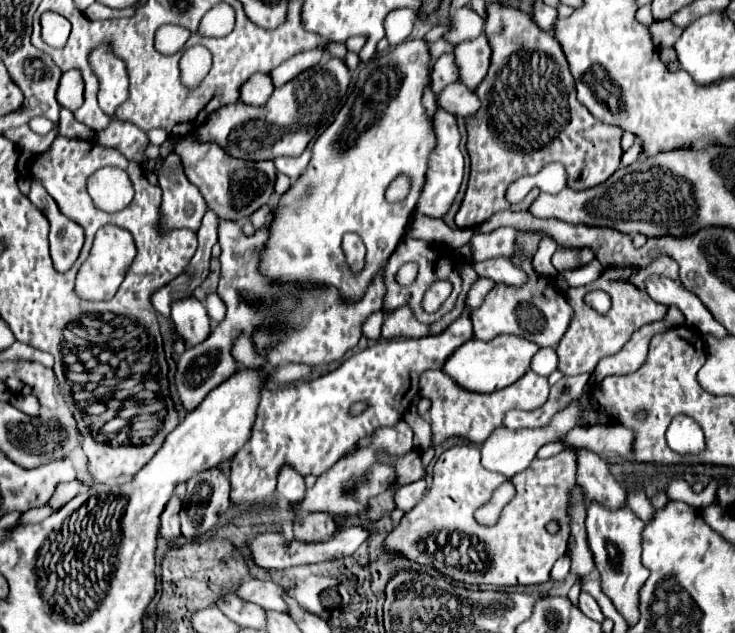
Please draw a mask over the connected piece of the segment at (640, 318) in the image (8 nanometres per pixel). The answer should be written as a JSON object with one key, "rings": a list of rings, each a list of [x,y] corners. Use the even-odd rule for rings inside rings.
{"rings":[[[658,256],[658,258],[654,258],[654,262],[650,262],[646,268],[640,268],[640,270],[638,270],[638,268],[634,268],[634,270],[620,270],[620,268],[616,268],[616,276],[618,276],[618,278],[614,278],[614,272],[612,272],[612,268],[610,268],[610,270],[606,270],[606,272],[604,272],[596,282],[592,282],[592,284],[586,284],[586,286],[580,286],[580,288],[568,288],[566,298],[570,298],[570,306],[574,308],[574,318],[572,318],[570,330],[564,334],[564,338],[560,340],[560,344],[558,344],[558,348],[556,348],[556,354],[558,354],[558,370],[560,370],[564,376],[576,376],[576,374],[584,374],[584,372],[594,372],[598,360],[604,358],[604,356],[612,356],[612,354],[620,352],[620,348],[630,340],[630,336],[632,336],[634,330],[638,330],[638,328],[644,326],[644,324],[662,320],[662,318],[666,316],[666,306],[654,302],[654,300],[646,294],[646,278],[652,276],[652,274],[664,274],[666,278],[672,278],[674,282],[678,282],[678,284],[682,286],[676,262],[674,262],[672,258],[668,258],[668,256]],[[624,272],[626,272],[626,274],[628,274],[628,272],[636,272],[636,274],[638,274],[636,280],[640,280],[642,288],[638,288],[638,286],[636,286],[634,282],[630,282],[630,280],[618,280],[618,278],[628,278]],[[592,288],[602,288],[602,290],[606,290],[606,292],[612,296],[612,308],[610,308],[610,312],[608,312],[606,316],[600,316],[600,314],[596,314],[592,308],[586,308],[586,304],[584,304],[584,300],[582,300],[584,294],[586,294],[588,290],[592,290]]]}

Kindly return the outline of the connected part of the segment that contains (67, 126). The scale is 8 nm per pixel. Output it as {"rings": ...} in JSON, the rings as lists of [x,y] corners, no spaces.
{"rings":[[[62,108],[60,110],[60,136],[78,138],[78,140],[92,140],[94,132],[88,126],[80,124],[70,110]]]}

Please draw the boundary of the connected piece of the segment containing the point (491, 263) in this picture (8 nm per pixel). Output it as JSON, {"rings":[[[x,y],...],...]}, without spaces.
{"rings":[[[492,258],[492,260],[486,260],[486,262],[474,262],[472,268],[476,270],[478,276],[494,278],[494,282],[504,282],[504,284],[520,286],[526,280],[524,272],[514,268],[512,262],[506,260],[506,258]]]}

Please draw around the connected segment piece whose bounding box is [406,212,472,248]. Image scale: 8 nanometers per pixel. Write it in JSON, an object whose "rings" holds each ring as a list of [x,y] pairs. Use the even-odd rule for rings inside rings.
{"rings":[[[414,212],[406,236],[420,238],[420,240],[434,242],[434,244],[442,244],[446,248],[460,248],[470,240],[472,230],[464,230],[464,228],[452,230],[444,224],[444,220],[426,218],[420,212]]]}

